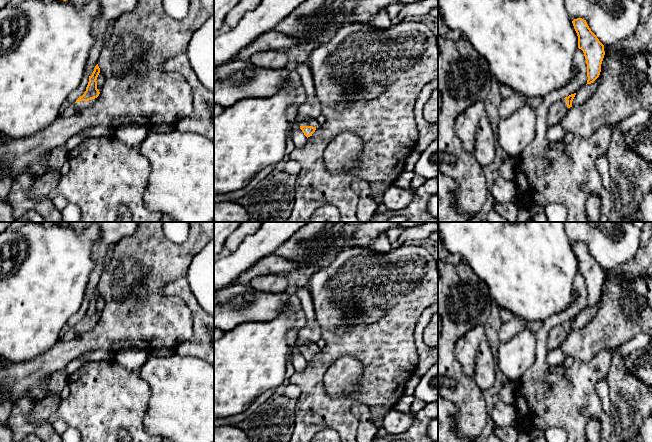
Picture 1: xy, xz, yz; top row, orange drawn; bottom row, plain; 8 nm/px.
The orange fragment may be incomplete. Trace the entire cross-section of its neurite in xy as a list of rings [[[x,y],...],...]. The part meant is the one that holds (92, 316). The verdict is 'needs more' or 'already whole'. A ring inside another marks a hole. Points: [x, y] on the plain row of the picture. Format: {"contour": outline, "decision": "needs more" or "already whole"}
{"contour": [[[97,288],[94,292],[92,299],[89,300],[89,306],[86,311],[86,315],[75,326],[76,329],[75,338],[78,338],[81,335],[87,333],[89,329],[93,326],[93,324],[99,320],[100,316],[97,313],[97,305],[96,305],[99,297],[100,292]]], "decision": "needs more"}

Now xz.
{"contour": [[[305,342],[304,344],[300,345],[300,353],[307,362],[312,360],[317,350],[318,347],[314,342]]], "decision": "needs more"}

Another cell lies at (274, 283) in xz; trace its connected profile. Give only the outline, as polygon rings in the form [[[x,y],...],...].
[[[269,274],[255,277],[249,285],[257,290],[270,293],[282,293],[289,291],[289,283],[284,274]]]

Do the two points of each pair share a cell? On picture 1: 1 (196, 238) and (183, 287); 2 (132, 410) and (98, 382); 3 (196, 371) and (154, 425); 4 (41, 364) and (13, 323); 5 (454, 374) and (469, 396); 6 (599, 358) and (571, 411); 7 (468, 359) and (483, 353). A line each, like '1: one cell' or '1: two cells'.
1: two cells
2: one cell
3: one cell
4: two cells
5: one cell
6: one cell
7: two cells

